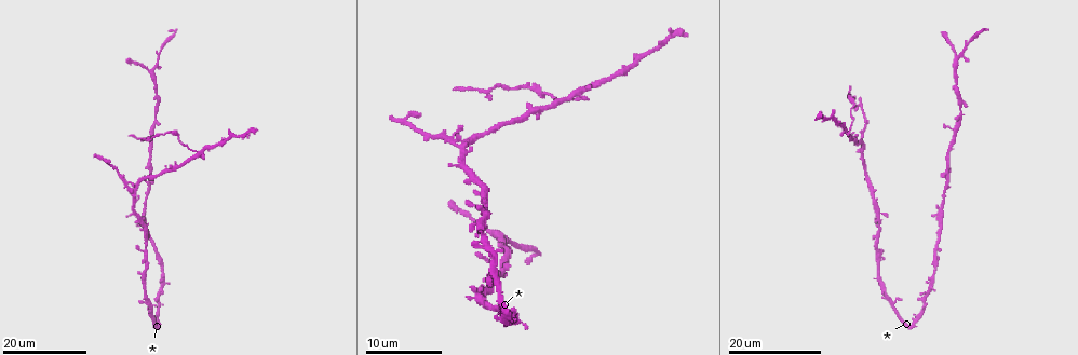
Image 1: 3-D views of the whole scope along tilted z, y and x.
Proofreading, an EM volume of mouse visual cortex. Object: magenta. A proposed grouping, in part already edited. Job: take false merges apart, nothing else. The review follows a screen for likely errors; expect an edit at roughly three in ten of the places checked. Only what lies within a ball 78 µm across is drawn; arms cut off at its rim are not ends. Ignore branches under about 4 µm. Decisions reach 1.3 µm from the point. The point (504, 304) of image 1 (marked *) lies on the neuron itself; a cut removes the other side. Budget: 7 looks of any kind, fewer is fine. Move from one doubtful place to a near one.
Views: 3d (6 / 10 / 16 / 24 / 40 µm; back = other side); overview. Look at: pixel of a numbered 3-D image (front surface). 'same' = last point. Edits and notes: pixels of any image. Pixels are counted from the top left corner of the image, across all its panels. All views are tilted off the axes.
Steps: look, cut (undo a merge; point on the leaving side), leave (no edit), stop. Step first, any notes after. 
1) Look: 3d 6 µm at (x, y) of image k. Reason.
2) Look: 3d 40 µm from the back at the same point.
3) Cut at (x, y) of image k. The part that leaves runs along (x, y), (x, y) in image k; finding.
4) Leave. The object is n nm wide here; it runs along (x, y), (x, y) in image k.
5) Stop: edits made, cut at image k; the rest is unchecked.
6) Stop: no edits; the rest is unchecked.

Look: 3d 16 µm at (135, 190) of image 1. Three arms meet.

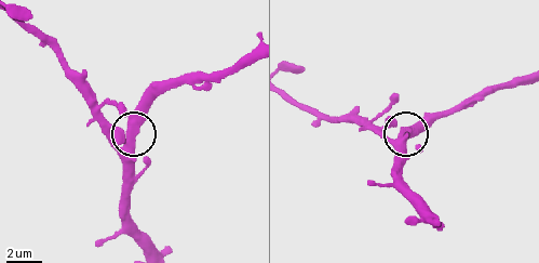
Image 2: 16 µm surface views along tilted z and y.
Look: 3d 6 µm at (130, 129) of image 2.

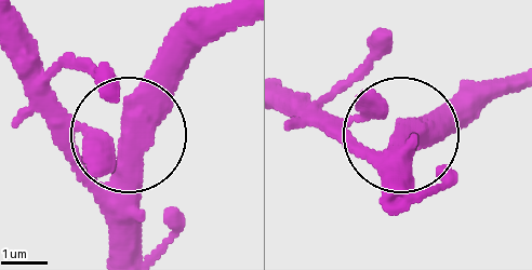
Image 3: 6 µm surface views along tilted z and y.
Leave. It runs along (121, 246), (132, 144), (75, 119), (16, 70) in image 3; continuous, no second neuron.

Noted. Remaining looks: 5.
Look: 3d 16 µm at (958, 57) of image 1. Three-way junction.

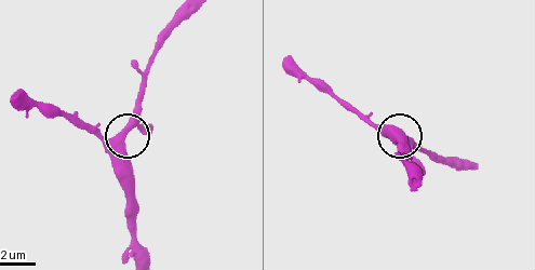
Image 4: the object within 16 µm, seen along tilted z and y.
Look: 3d 10 µm at (118, 136) of image 4.

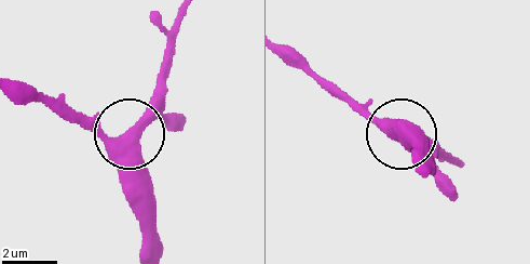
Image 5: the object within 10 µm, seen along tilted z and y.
Leave. The object is 390 nm wide here; it runs along (152, 249), (152, 183), (136, 140), (104, 134), (64, 107) in image 5; one neuron here.

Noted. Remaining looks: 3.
Look: 3d 24 µm at (578, 95) of image 1. Four-way junction.

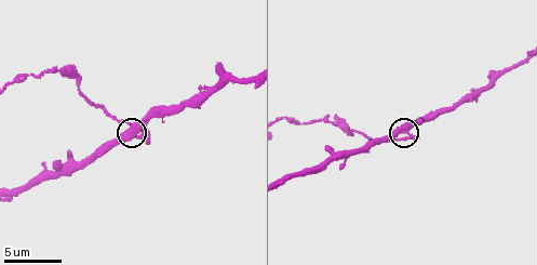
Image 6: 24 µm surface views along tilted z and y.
Look: 3d 10 µm at (132, 136) of image 6.

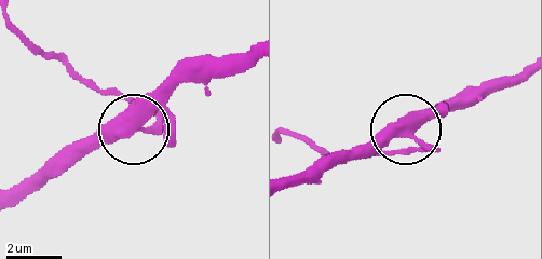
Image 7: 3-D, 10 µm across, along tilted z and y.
Cut at (125, 95) of image 7. The side arm is 20 µm long; a second neuron is stuck on.

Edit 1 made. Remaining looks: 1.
Stop: edits made, cut at image 7; the rest is unchecked.

